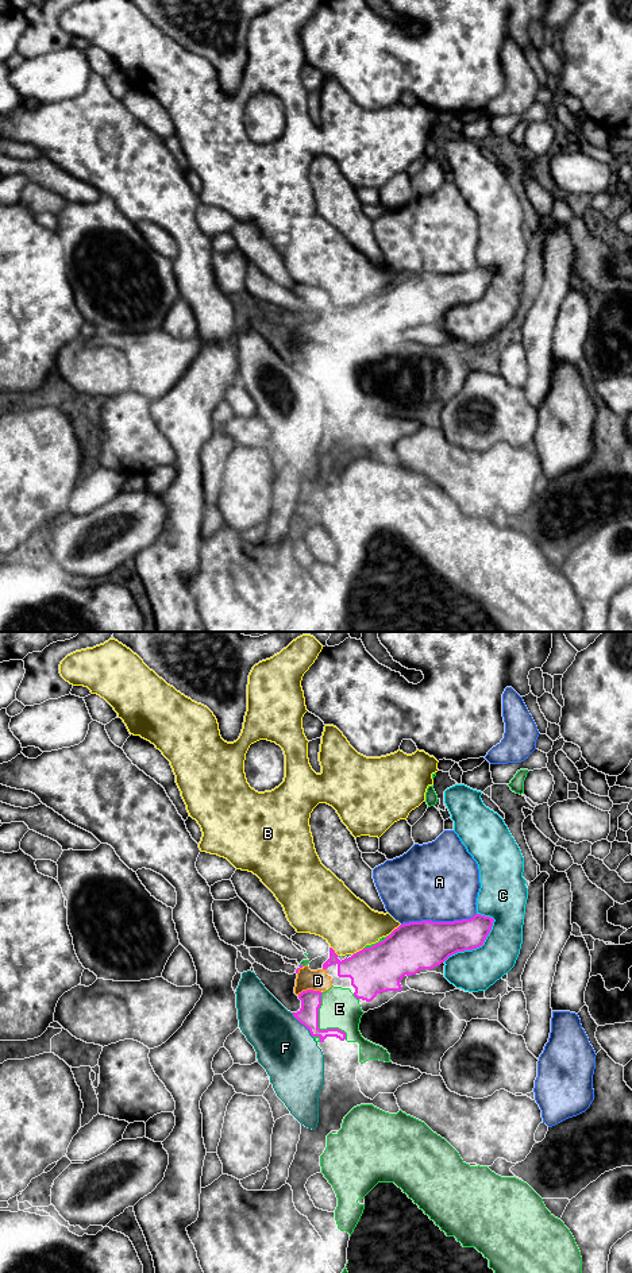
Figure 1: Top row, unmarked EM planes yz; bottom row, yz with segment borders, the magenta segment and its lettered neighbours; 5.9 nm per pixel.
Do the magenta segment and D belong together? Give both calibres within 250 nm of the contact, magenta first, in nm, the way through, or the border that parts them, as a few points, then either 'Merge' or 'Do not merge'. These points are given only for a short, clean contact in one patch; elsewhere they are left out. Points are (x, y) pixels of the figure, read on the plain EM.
Thickness 130 nm (magenta) against 130 nm. Merge

